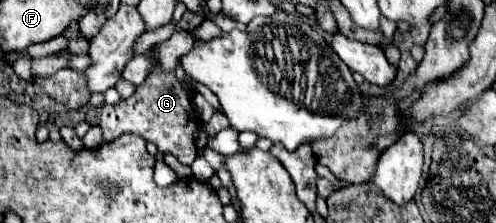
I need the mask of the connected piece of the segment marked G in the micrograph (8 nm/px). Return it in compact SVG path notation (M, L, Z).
M155 65L145 83L139 85L129 99L121 99L115 105L103 105L99 127L103 133L103 143L115 141L123 133L139 133L145 141L155 143L163 155L171 153L183 165L191 165L197 157L193 137L201 131L201 121L193 109L193 91L187 89L187 85L179 81L173 71L165 71L161 65Z

